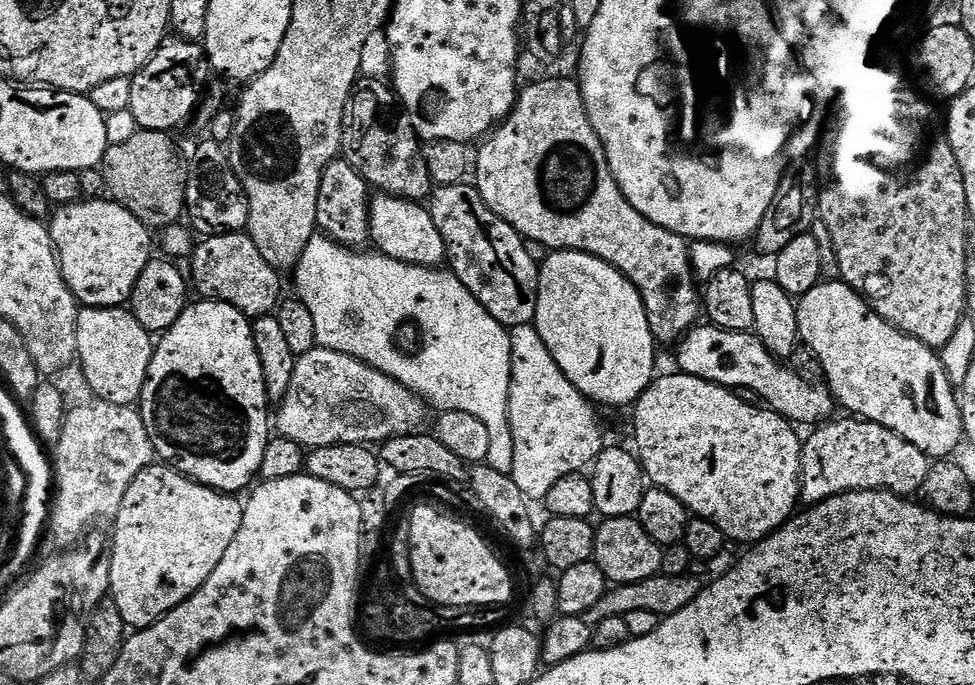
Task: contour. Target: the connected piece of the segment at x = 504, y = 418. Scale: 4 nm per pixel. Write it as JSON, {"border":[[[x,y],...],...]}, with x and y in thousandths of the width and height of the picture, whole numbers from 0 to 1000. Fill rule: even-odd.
{"border":[[[331,342],[322,343],[318,353],[314,353],[314,365],[310,365],[310,377],[306,377],[302,401],[304,426],[320,466],[320,485],[324,489],[323,501],[327,507],[362,520],[379,533],[384,540],[408,556],[416,571],[424,572],[448,603],[473,600],[486,606],[503,631],[499,676],[505,677],[507,686],[524,691],[527,680],[527,639],[521,615],[521,577],[525,550],[523,483],[501,457],[498,447],[494,447],[494,441],[490,441],[490,435],[486,435],[486,429],[474,418],[469,403],[450,390],[434,391],[428,385],[408,382],[399,374],[391,374],[385,365],[355,362]],[[422,467],[435,489],[435,504],[428,520],[417,520],[406,504],[410,477]]]}

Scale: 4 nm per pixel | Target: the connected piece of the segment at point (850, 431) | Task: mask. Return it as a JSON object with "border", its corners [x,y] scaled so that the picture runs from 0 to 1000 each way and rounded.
{"border":[[[866,610],[846,616],[836,626],[833,638],[826,641],[821,661],[821,730],[826,737],[842,736],[869,718],[915,718],[918,724],[935,727],[941,723],[950,704],[954,682],[954,669],[942,651],[929,645],[921,634],[909,628],[899,619],[892,619],[881,610]]]}

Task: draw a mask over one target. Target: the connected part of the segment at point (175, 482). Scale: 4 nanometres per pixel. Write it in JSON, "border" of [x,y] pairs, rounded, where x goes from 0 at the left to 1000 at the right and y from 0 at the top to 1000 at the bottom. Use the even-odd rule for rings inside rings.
{"border":[[[160,674],[153,682],[147,683],[137,698],[137,704],[133,704],[133,709],[123,734],[123,742],[119,746],[117,755],[119,772],[115,777],[115,785],[113,780],[113,816],[110,819],[113,826],[113,855],[115,857],[113,876],[114,880],[121,885],[121,896],[125,896],[128,912],[135,920],[152,917],[158,908],[166,904],[171,893],[178,891],[184,882],[194,876],[211,850],[211,844],[215,844],[215,838],[219,838],[219,831],[224,828],[224,820],[228,820],[228,809],[232,809],[232,803],[236,799],[236,791],[240,791],[240,780],[244,780],[244,768],[248,768],[249,749],[249,734],[241,723],[233,718],[224,718],[219,712],[212,712],[210,707],[193,699],[192,695],[182,689],[175,680]]]}

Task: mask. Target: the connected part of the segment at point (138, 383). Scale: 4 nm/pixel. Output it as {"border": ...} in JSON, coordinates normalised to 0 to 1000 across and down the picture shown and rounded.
{"border":[[[127,447],[122,450],[83,448],[78,458],[78,517],[80,537],[86,542],[86,555],[97,582],[108,584],[121,593],[135,593],[143,585],[148,559],[152,550],[152,536],[156,527],[157,492],[137,464],[137,458]]]}

